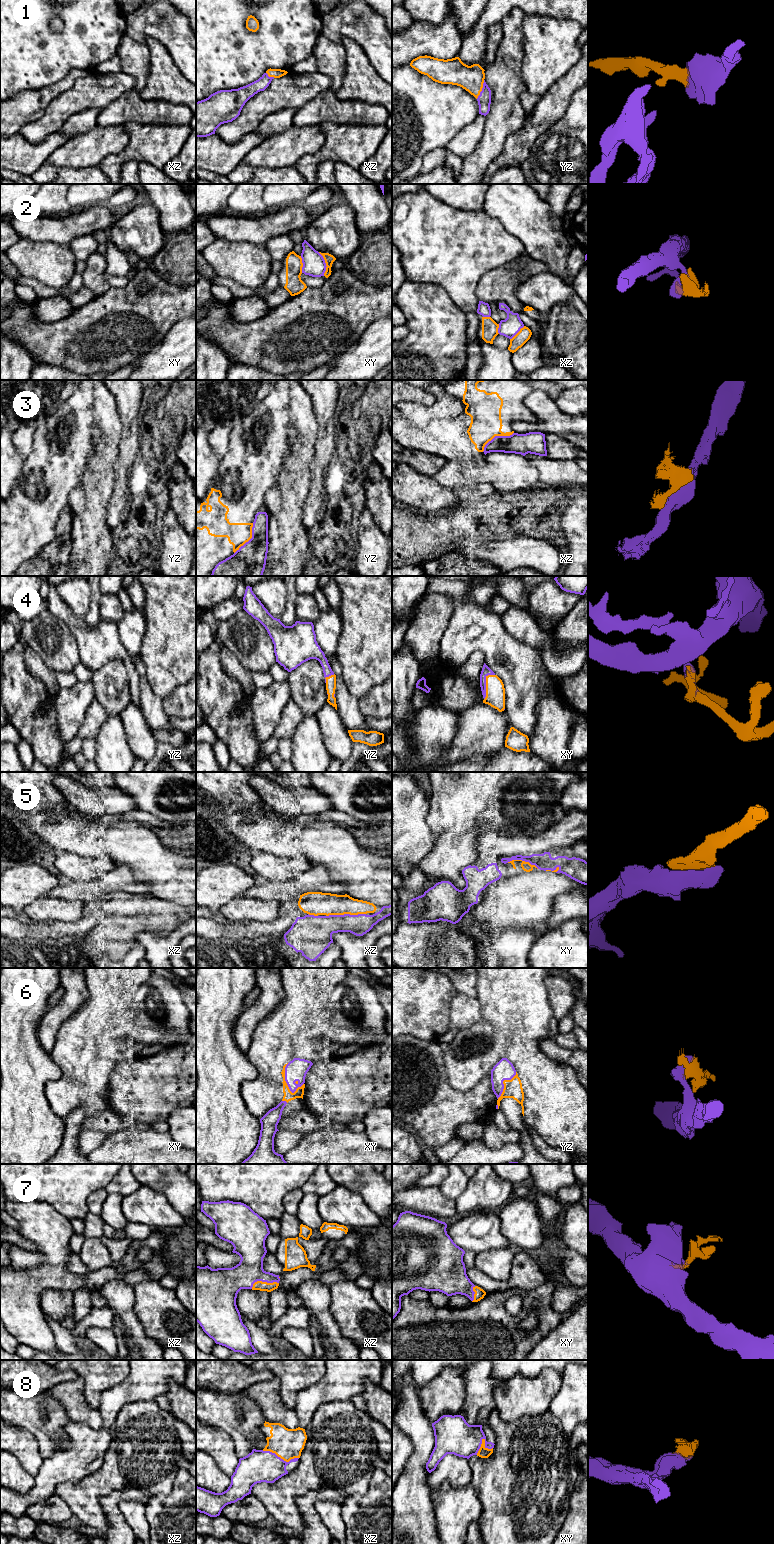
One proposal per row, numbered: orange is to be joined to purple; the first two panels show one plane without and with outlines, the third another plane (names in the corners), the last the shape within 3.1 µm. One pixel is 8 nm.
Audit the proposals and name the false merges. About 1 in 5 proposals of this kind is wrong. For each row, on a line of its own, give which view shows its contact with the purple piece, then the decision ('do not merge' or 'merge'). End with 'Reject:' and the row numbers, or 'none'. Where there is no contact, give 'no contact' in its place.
1: yz | merge
2: xy | do not merge
3: xz | do not merge
4: xy | merge
5: xz | merge
6: xy | merge
7: xz | merge
8: xz | merge
Reject: 2, 3

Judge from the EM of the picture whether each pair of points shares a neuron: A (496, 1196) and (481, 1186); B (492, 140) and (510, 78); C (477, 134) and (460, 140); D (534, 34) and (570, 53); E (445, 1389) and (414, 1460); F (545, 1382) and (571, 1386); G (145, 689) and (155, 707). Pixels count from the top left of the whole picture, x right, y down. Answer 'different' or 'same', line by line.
A: same
B: same
C: same
D: same
E: different
F: different
G: same

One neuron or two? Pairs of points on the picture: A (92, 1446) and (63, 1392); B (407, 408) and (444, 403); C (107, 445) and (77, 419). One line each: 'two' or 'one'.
A: two
B: one
C: two

